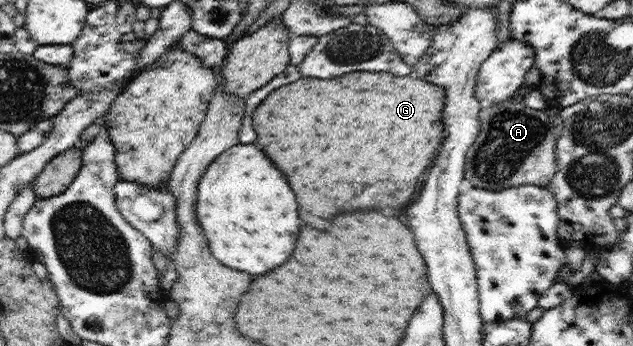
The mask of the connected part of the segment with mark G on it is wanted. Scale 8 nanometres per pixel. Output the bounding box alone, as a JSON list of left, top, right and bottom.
[252,72,444,230]

